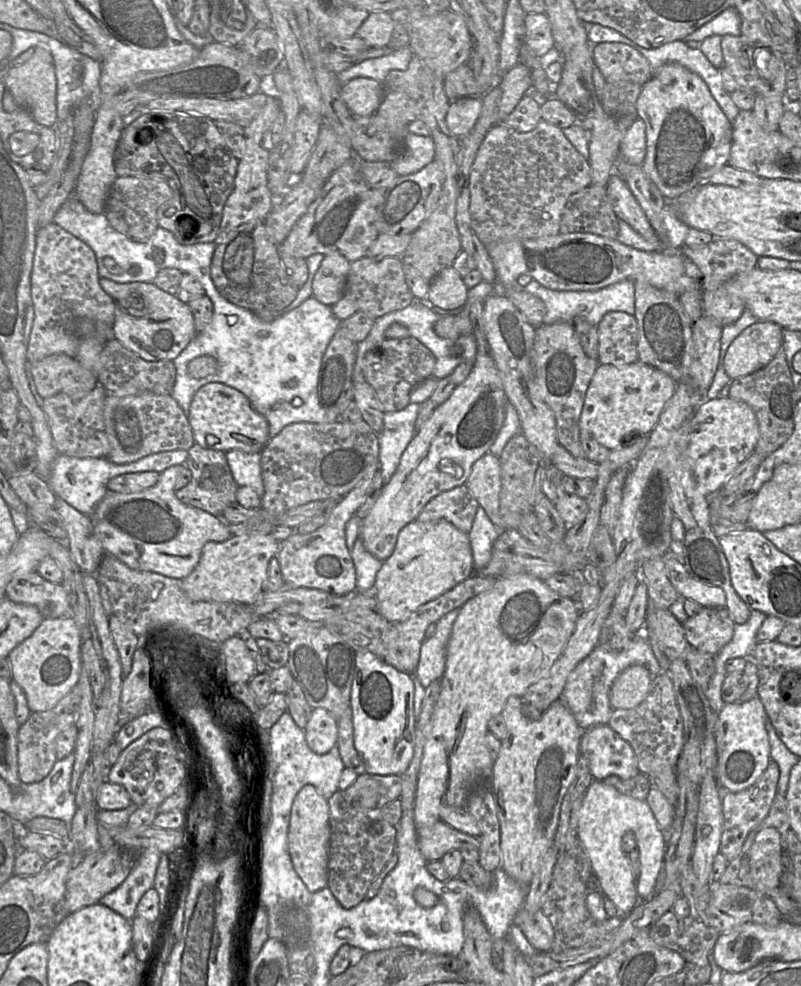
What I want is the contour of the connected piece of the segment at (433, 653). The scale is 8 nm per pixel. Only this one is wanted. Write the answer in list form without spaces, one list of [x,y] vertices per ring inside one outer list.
[[[456,608],[442,616],[436,622],[435,633],[422,643],[415,676],[425,689],[431,682],[440,679],[444,673],[446,646],[458,613],[459,608]]]

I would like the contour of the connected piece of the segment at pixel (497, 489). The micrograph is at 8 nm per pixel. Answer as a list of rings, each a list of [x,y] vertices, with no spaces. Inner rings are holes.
[[[487,453],[472,466],[465,483],[494,525],[501,526],[501,464],[498,457]]]

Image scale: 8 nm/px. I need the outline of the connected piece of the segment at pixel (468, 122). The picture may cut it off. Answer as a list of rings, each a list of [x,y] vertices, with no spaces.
[[[465,97],[451,102],[445,118],[451,134],[462,139],[471,133],[481,111],[482,100],[480,97]]]

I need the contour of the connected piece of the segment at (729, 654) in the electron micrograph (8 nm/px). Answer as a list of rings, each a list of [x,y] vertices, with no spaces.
[[[751,610],[748,620],[743,624],[735,624],[731,640],[715,655],[714,672],[705,691],[713,710],[719,713],[724,702],[721,697],[721,687],[727,674],[725,664],[731,658],[751,658],[754,646],[757,643],[756,635],[766,614]]]

